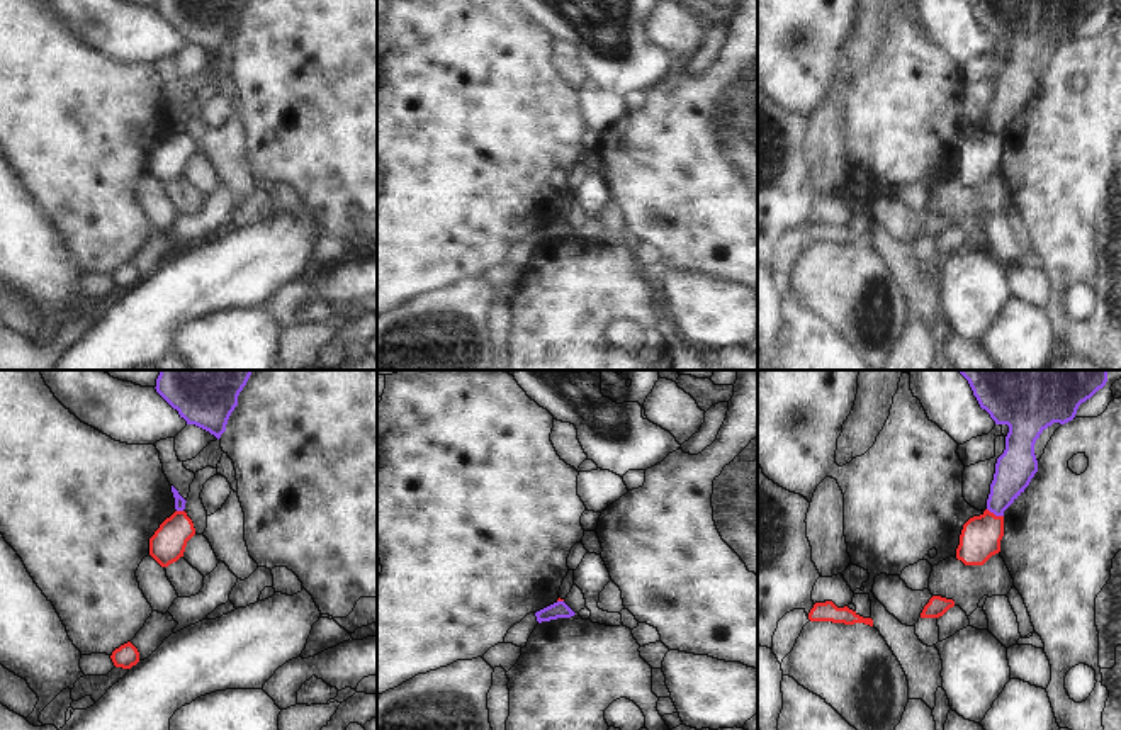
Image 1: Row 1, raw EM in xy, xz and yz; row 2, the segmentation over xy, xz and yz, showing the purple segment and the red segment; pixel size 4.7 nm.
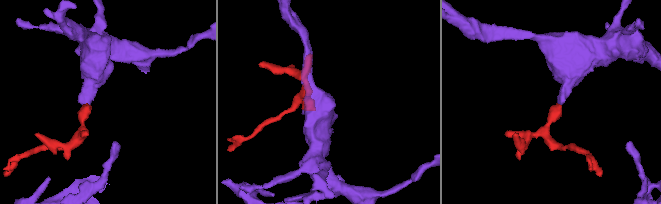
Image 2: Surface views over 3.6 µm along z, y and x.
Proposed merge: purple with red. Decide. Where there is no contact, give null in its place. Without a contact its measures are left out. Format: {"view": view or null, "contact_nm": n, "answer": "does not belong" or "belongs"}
{"view": "yz", "contact_nm": 90, "answer": "does not belong"}

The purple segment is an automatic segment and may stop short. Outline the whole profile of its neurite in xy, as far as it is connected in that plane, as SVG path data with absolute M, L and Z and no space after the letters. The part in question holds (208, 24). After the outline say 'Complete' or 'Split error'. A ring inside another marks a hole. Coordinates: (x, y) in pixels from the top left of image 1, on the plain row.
M156 0L156 12L178 31L187 44L195 44L217 59L238 25L248 0Z. Complete

